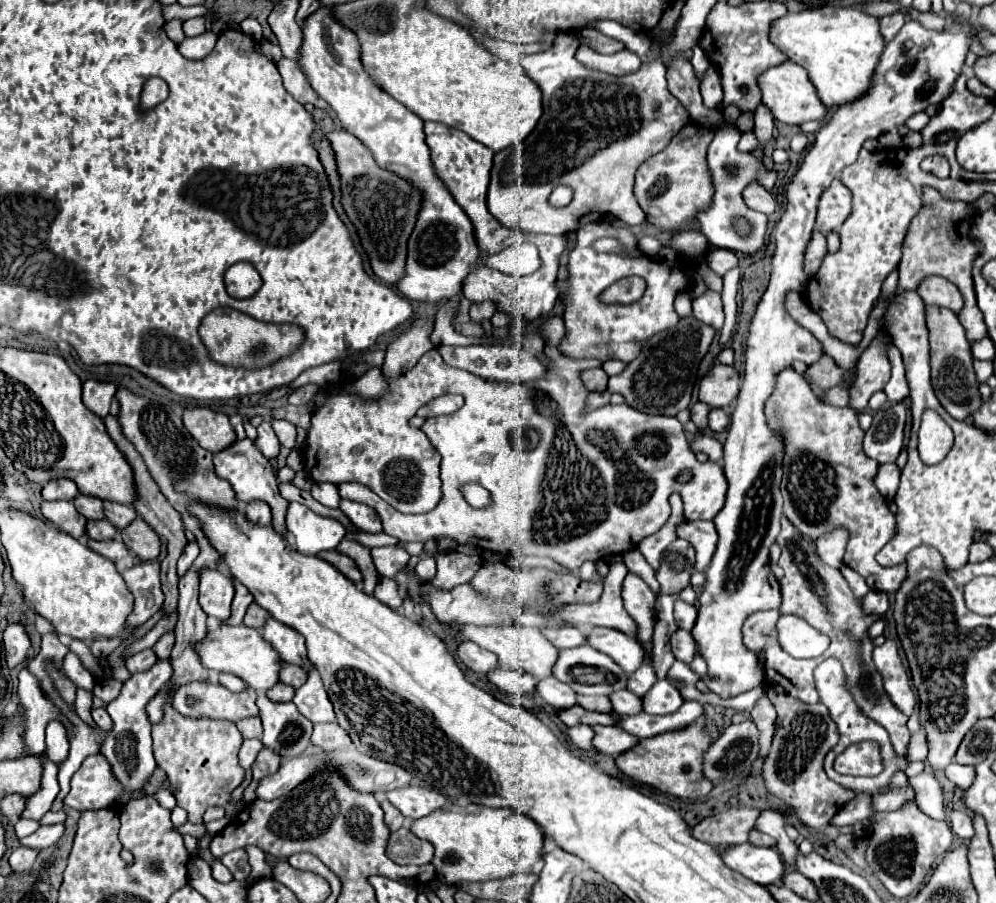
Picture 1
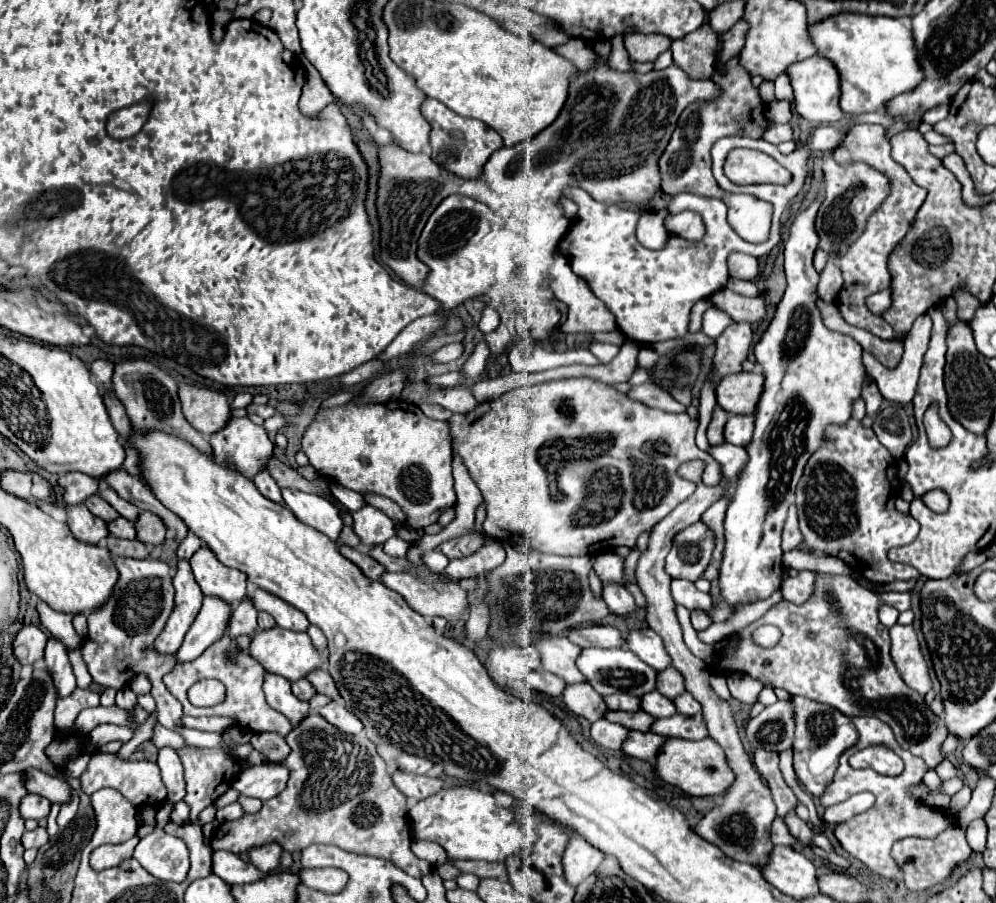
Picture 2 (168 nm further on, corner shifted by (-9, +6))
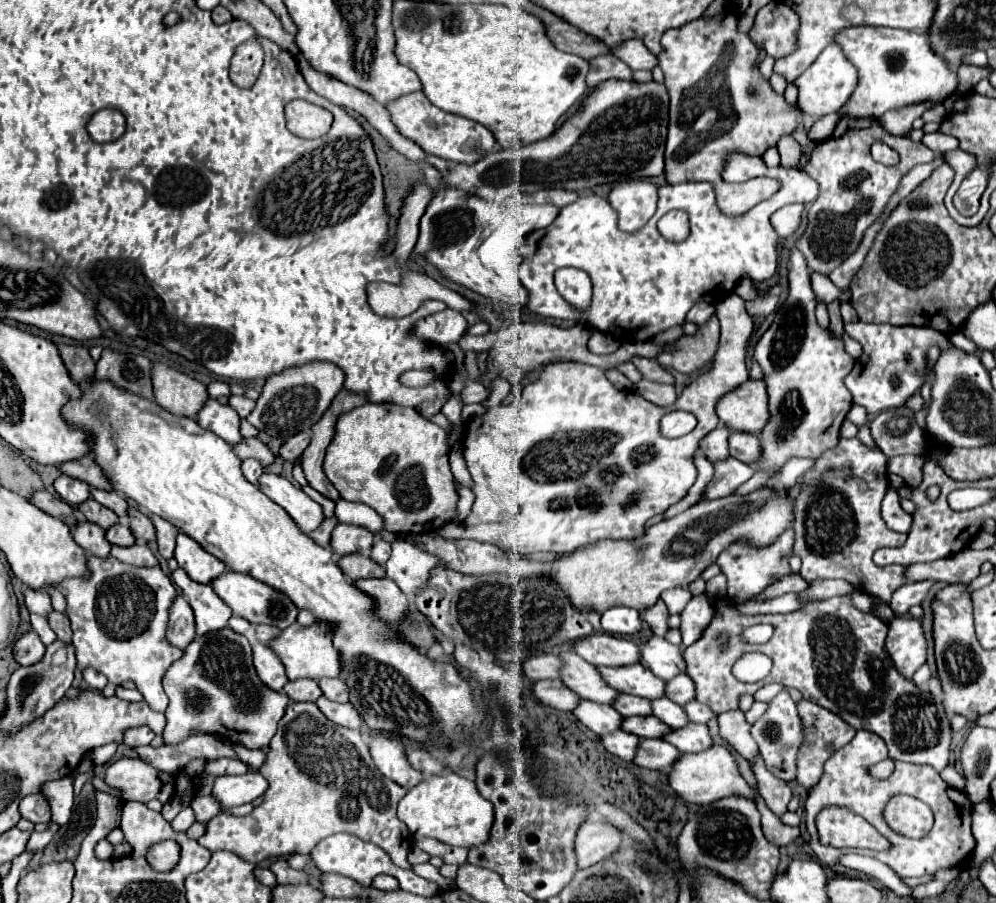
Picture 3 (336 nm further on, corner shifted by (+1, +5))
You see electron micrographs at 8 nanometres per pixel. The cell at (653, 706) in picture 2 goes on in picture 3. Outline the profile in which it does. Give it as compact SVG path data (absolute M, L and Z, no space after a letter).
M656 698L656 700L652 700L652 714L656 718L660 718L664 724L668 724L670 728L680 728L680 726L688 724L684 708L678 706L678 704L674 704L668 698Z

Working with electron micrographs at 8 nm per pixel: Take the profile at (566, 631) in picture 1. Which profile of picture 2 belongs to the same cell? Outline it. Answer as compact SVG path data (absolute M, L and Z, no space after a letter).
M592 625L592 627L580 627L580 629L570 629L568 639L580 645L582 649L586 647L602 647L602 649L614 649L614 647L624 647L626 645L626 635L614 627L608 625Z

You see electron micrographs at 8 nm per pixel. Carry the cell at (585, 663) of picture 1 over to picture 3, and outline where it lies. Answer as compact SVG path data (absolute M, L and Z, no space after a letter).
M636 662L636 666L620 666L620 668L596 666L596 670L600 670L602 678L610 686L616 686L616 690L624 694L636 694L648 700L664 696L664 680L656 678L640 662Z

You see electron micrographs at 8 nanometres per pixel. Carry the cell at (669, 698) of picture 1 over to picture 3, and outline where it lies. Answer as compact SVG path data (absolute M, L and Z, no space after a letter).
M696 700L688 702L688 706L684 706L684 712L688 714L690 722L700 722L700 724L706 724L710 720L710 716L712 716L712 710L708 706L696 702Z

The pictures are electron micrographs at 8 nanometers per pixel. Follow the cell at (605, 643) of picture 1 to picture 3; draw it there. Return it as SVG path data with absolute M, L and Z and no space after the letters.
M652 636L640 650L640 660L646 668L650 668L658 678L670 680L676 674L686 670L686 662L682 650L670 644L666 638Z

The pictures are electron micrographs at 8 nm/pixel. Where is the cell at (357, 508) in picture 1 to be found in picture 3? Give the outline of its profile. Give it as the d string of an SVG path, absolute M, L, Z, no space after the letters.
M338 524L332 532L332 548L336 554L346 556L346 554L364 554L368 556L370 548L374 542L374 534L362 526L354 524Z

